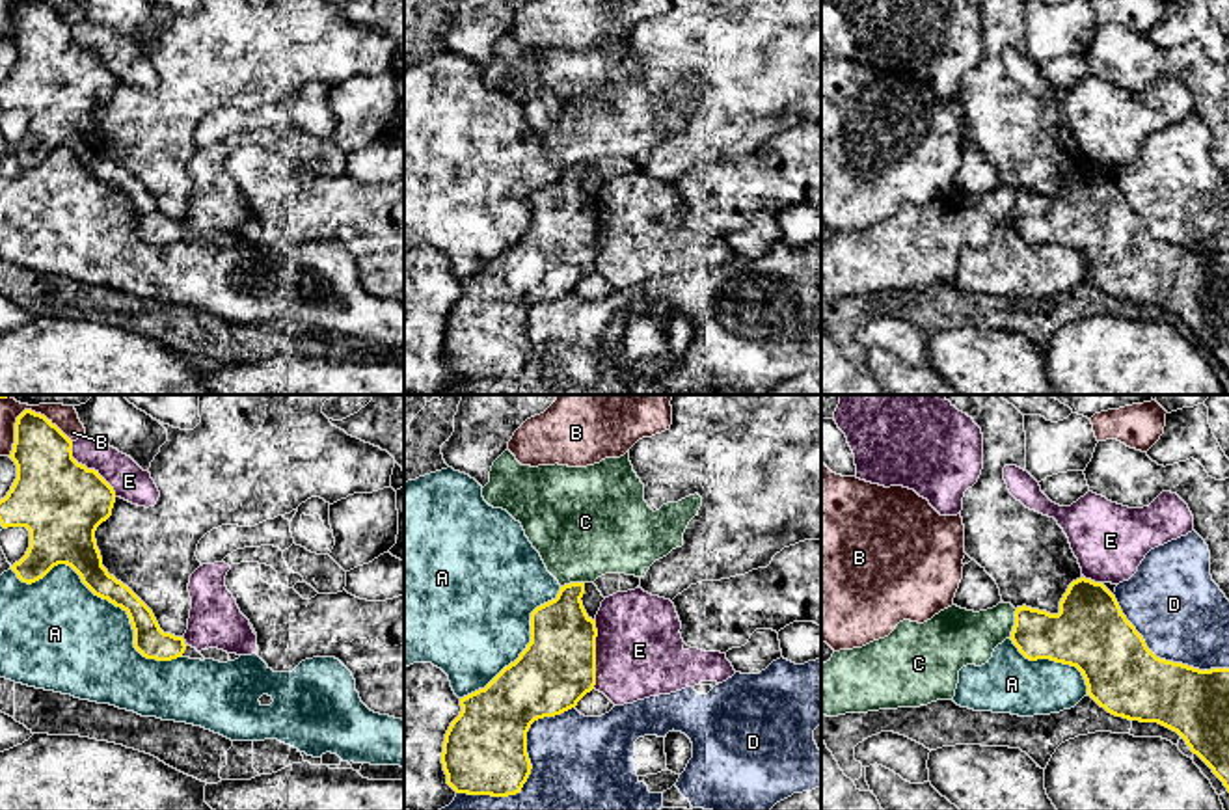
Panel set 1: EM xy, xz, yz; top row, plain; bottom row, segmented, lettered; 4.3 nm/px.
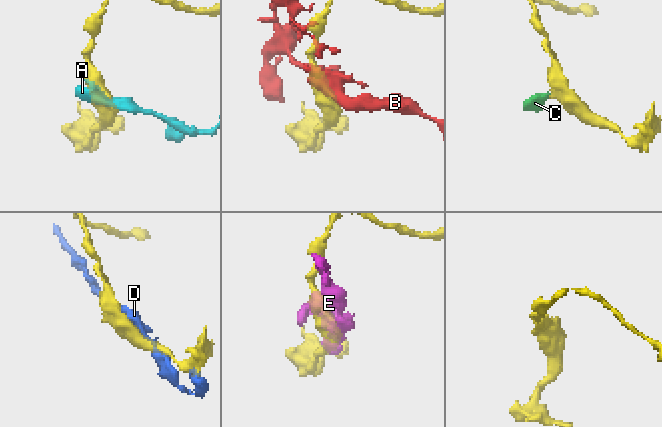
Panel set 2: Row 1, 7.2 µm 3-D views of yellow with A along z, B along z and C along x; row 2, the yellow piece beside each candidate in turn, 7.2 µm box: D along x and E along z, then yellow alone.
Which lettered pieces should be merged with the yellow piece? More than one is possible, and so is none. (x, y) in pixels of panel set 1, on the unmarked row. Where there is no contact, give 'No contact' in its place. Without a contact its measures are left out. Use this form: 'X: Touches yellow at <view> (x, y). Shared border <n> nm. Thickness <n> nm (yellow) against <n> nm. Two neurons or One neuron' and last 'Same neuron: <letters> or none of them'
A: Touches yellow at xy (107, 181). Shared border 850 nm. Thickness 160 nm (yellow) against 460 nm. Two neurons
B: Touches yellow at xy (58, 12). Shared border 160 nm. Thickness 300 nm (yellow) against 90 nm. Two neurons
C: Touches yellow at yz (1015, 207). Shared border 130 nm. Thickness 240 nm (yellow) against 240 nm. Two neurons
D: Touches yellow at xz (531, 350). Shared border 650 nm. Thickness 360 nm (yellow) against 480 nm. Two neurons
E: Touches yellow at xz (594, 237). Shared border 300 nm. Thickness 320 nm (yellow) against 380 nm. Two neurons
Same neuron: none of them

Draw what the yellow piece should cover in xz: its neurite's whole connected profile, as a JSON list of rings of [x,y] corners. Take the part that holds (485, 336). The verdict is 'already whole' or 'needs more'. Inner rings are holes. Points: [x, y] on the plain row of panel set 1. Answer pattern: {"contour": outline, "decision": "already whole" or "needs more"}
{"contour": [[[570,166],[560,169],[555,182],[536,190],[531,196],[531,225],[520,240],[505,250],[484,272],[460,281],[462,294],[451,305],[441,335],[447,367],[456,376],[508,380],[521,374],[531,358],[531,343],[527,337],[527,315],[531,307],[544,300],[560,298],[577,289],[577,285],[596,268],[596,203],[592,203],[583,181],[585,166]]], "decision": "already whole"}

